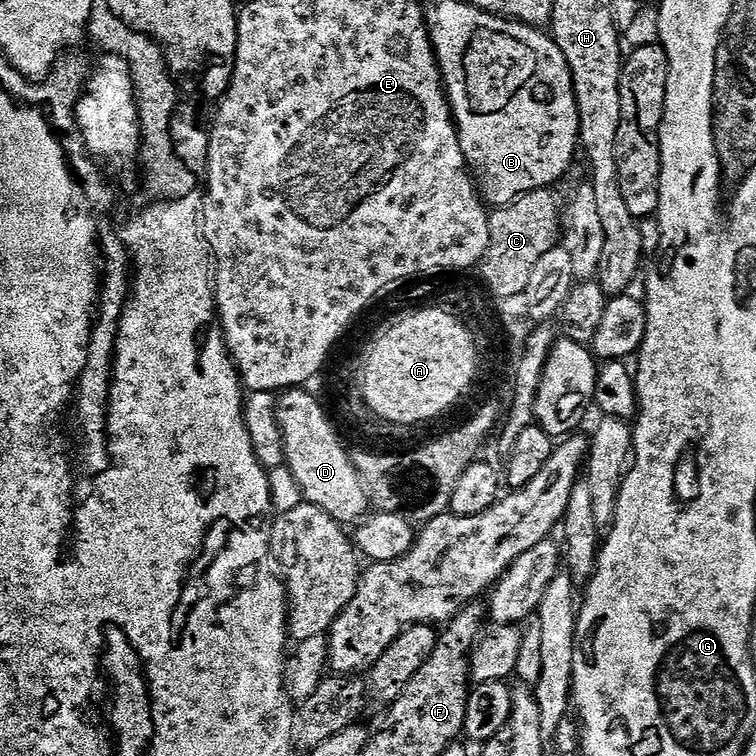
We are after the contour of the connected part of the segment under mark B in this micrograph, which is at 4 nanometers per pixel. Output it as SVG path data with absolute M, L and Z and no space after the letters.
M494 15L494 27L496 28L496 48L492 48L492 56L484 56L484 60L490 60L490 68L494 72L478 72L478 94L475 97L476 116L464 116L464 125L460 129L460 145L464 151L465 161L478 185L478 191L485 201L492 206L512 204L519 196L533 192L535 188L552 188L572 168L572 159L578 153L580 143L580 110L576 96L576 86L572 81L572 71L562 54L562 50L556 45L547 31L530 24L521 24L520 21L507 19Z

